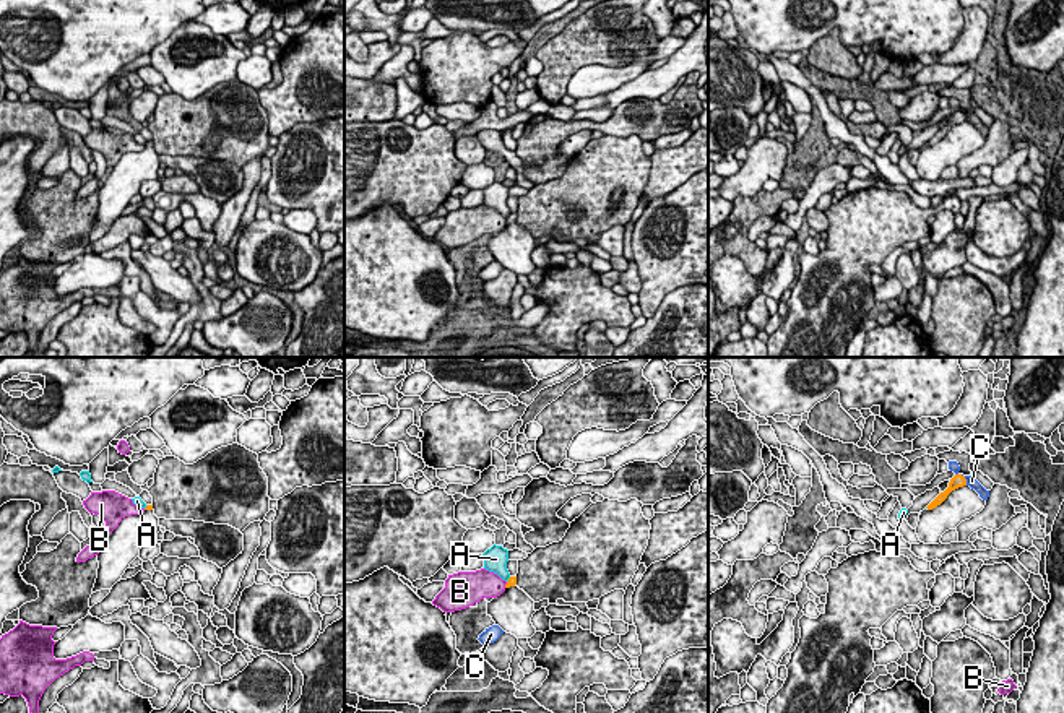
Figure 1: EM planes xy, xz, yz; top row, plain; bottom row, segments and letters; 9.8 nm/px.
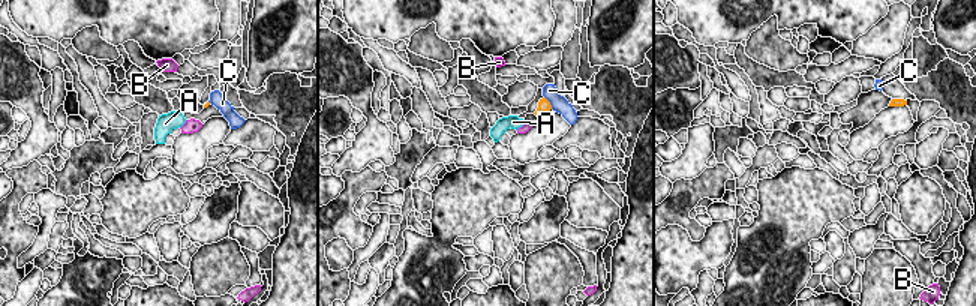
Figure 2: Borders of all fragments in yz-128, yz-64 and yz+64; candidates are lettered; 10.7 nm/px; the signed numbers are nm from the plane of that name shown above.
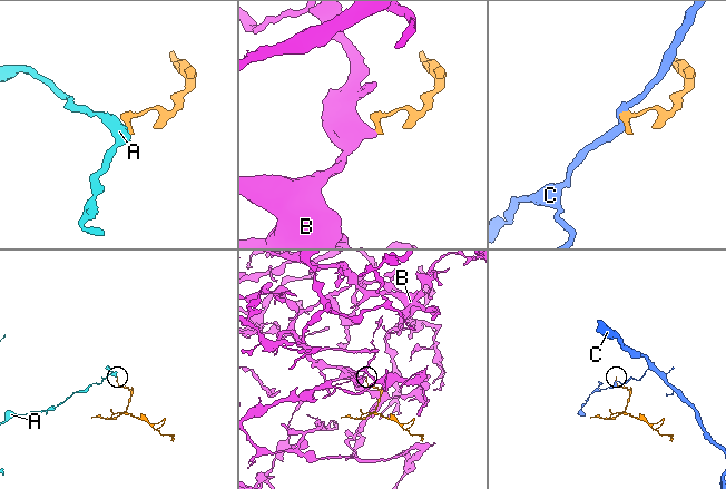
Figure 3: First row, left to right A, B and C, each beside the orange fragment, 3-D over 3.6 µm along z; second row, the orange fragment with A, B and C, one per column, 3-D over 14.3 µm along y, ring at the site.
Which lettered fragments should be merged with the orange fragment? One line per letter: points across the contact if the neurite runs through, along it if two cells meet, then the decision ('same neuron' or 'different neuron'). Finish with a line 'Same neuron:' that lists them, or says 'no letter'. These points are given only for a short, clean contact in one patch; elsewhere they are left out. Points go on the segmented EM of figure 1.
A: border along xz (510, 577), (507, 582); different neuron
B: border along xz (507, 582), (504, 587); different neuron
C: border along yz (960, 475), (967, 484); different neuron
Same neuron: no letter

